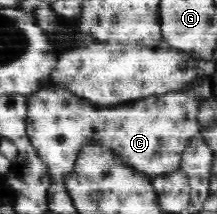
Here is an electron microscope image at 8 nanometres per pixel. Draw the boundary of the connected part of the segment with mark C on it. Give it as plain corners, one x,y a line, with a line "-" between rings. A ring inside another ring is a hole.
50,85
34,93
28,105
26,129
30,143
37,157
45,162
51,182
61,184
65,184
73,174
81,150
89,144
111,150
117,162
153,178
179,170
181,152
185,150
189,138
199,136
199,100
185,92
165,92
161,96
137,98
129,104
101,108
74,98
61,87

